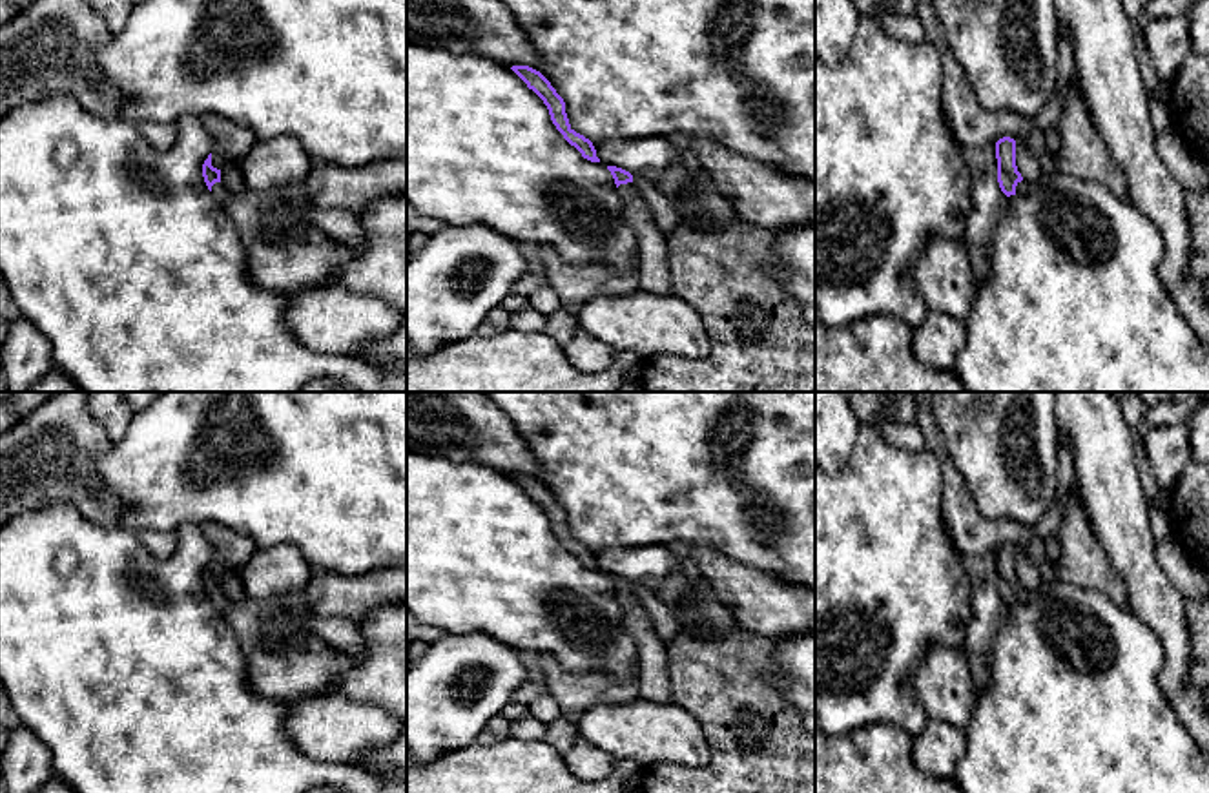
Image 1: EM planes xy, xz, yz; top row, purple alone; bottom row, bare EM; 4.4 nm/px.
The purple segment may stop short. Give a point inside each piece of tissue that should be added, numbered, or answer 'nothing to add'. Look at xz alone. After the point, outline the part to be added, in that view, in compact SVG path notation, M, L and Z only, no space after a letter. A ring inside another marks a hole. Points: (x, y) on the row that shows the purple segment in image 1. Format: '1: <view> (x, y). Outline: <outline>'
1: xz (655, 276). Outline: M633 182L620 184L618 191L624 201L624 219L638 239L640 290L667 295L673 292L667 237L656 228L649 204Z

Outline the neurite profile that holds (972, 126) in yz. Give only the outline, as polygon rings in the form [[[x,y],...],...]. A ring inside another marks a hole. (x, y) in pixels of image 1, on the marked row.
[[[917,0],[915,15],[925,36],[934,44],[941,62],[941,111],[954,140],[961,148],[985,148],[1003,137],[1027,142],[1034,122],[1027,117],[997,109],[985,109],[970,88],[963,66],[954,57],[932,0]]]

